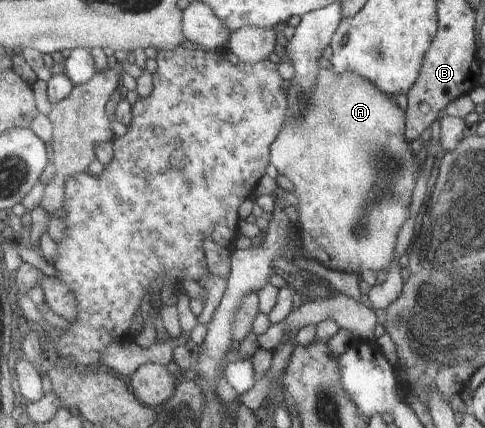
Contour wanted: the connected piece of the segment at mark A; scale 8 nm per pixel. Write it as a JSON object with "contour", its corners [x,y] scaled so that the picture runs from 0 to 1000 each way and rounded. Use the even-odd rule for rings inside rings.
{"contour":[[[687,157],[678,164],[664,161],[660,166],[658,194],[647,213],[643,236],[631,248],[631,264],[625,280],[592,283],[592,290],[577,306],[577,318],[567,325],[567,334],[559,339],[559,383],[573,407],[586,409],[608,437],[604,453],[614,465],[612,488],[616,502],[616,549],[623,558],[623,579],[631,582],[643,605],[662,612],[666,619],[689,631],[728,636],[734,640],[748,633],[790,633],[804,631],[816,589],[819,556],[827,530],[835,526],[835,516],[843,512],[843,484],[847,484],[847,465],[852,465],[858,439],[862,404],[868,400],[866,386],[856,381],[852,362],[847,362],[847,343],[837,327],[837,259],[831,259],[814,238],[814,229],[794,222],[775,199],[763,189],[748,185],[742,175],[728,168],[699,175]]]}

